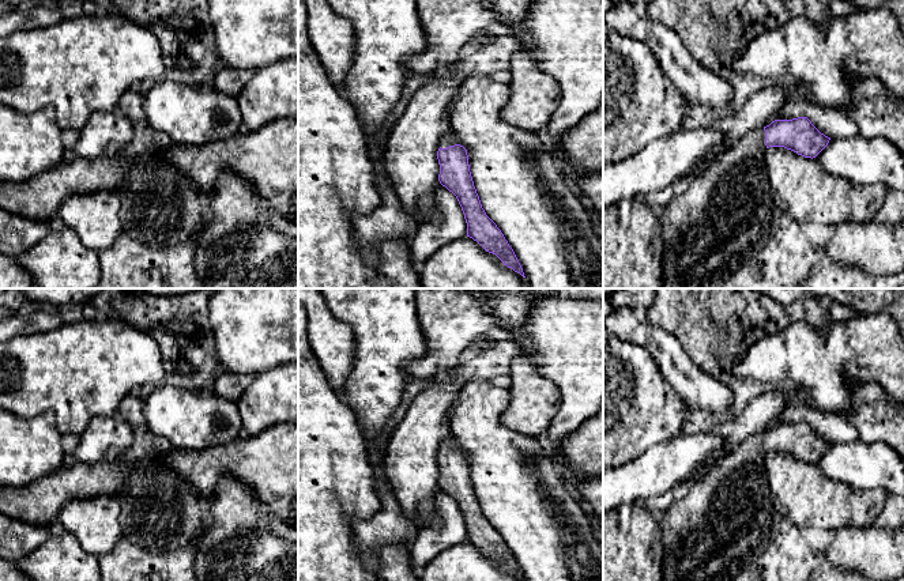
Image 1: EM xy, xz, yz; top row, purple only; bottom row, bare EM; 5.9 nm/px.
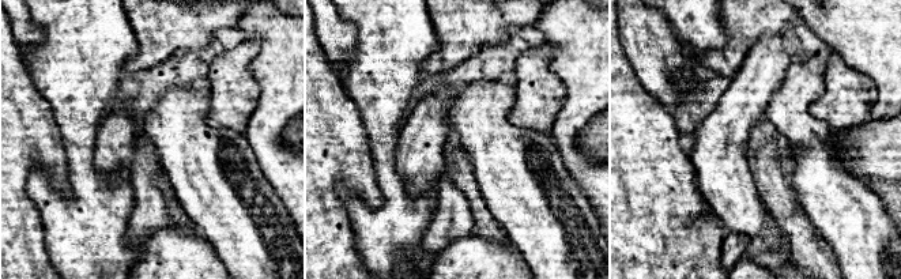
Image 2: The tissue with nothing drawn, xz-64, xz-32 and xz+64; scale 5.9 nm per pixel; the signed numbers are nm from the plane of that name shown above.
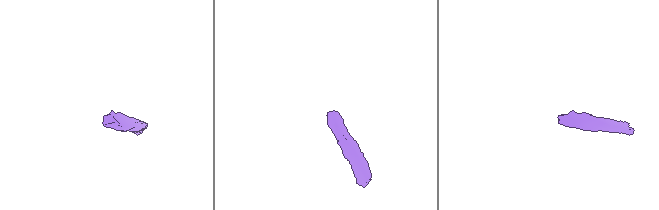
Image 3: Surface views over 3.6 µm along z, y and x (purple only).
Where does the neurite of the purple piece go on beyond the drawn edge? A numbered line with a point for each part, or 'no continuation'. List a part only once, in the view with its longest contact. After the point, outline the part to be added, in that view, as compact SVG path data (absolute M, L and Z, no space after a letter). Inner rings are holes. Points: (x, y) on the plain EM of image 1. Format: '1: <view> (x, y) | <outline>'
1: xz (448, 444) | M449 433L440 444L440 452L447 453L449 450L460 449L455 437Z

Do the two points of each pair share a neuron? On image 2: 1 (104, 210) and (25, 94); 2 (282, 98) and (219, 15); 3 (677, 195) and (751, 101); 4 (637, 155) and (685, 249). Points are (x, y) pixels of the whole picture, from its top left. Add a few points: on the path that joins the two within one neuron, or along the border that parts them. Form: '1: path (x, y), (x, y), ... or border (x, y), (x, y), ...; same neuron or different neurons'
1: border (57, 123), (66, 155), (66, 180), (70, 185); different neurons
2: border (244, 14), (236, 26); different neurons
3: border (687, 155), (694, 168), (697, 188), (707, 202); different neurons
4: path (637, 178), (637, 195), (662, 226); same neuron

